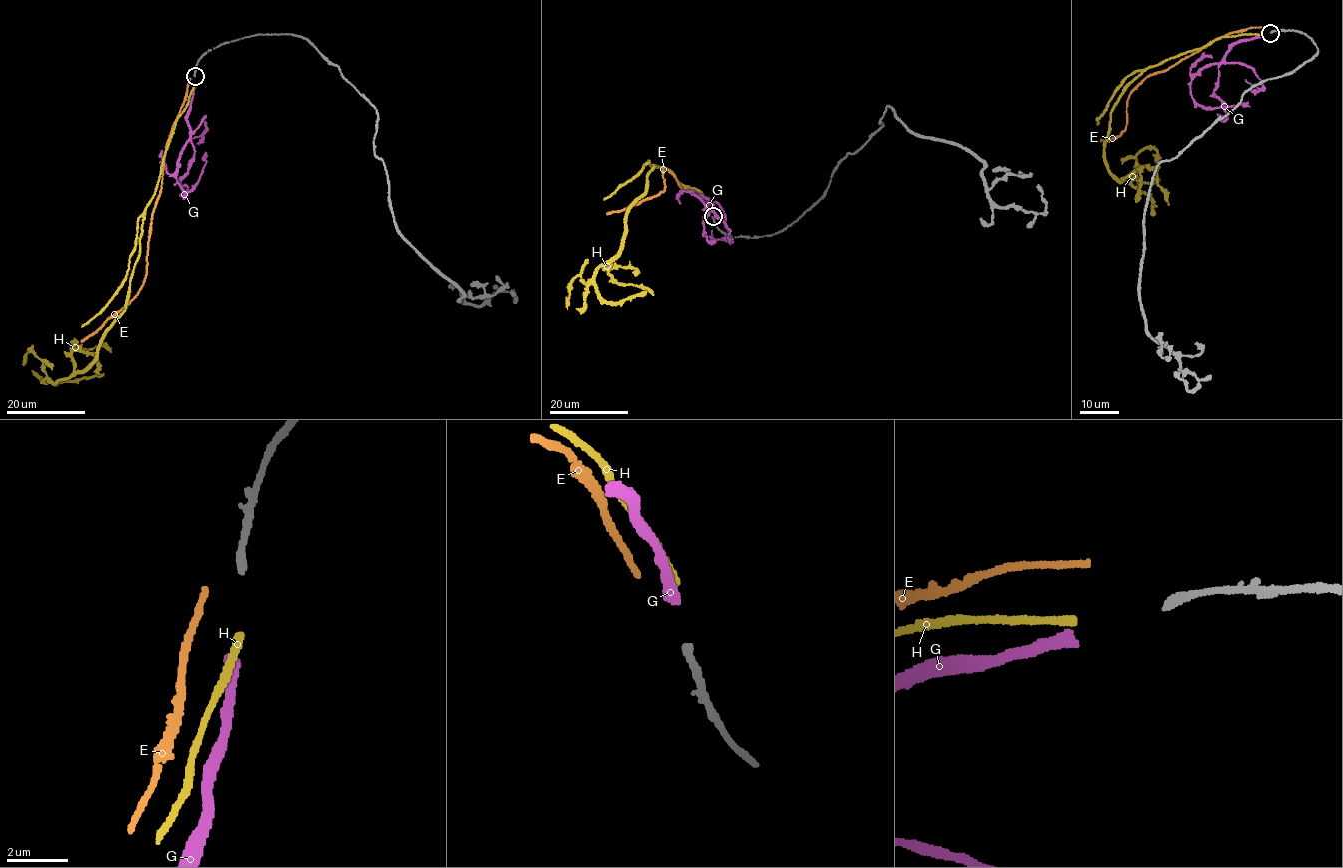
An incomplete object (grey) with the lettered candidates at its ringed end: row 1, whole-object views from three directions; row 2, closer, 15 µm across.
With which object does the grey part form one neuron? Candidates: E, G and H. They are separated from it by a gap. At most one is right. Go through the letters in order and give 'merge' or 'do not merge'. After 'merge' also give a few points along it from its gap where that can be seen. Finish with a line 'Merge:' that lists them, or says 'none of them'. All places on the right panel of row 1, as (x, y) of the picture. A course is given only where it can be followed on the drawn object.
E: do not merge
G: do not merge
H: merge; course (1259, 34), (1226, 36), (1149, 67), (1127, 86), (1111, 111), (1106, 166), (1126, 181), (1151, 148), (1158, 164)
Merge: H

